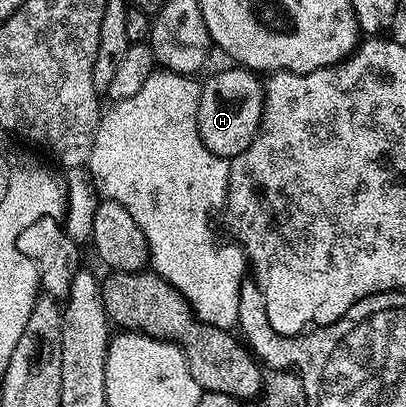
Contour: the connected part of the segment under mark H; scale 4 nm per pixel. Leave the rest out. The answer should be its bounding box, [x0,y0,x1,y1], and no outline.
[197,66,265,158]

